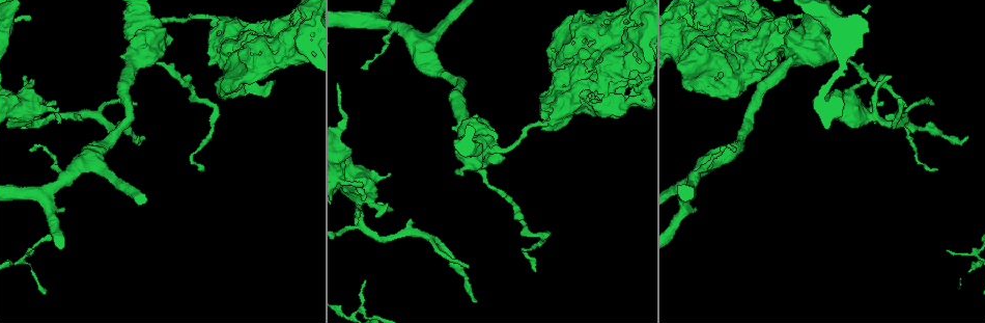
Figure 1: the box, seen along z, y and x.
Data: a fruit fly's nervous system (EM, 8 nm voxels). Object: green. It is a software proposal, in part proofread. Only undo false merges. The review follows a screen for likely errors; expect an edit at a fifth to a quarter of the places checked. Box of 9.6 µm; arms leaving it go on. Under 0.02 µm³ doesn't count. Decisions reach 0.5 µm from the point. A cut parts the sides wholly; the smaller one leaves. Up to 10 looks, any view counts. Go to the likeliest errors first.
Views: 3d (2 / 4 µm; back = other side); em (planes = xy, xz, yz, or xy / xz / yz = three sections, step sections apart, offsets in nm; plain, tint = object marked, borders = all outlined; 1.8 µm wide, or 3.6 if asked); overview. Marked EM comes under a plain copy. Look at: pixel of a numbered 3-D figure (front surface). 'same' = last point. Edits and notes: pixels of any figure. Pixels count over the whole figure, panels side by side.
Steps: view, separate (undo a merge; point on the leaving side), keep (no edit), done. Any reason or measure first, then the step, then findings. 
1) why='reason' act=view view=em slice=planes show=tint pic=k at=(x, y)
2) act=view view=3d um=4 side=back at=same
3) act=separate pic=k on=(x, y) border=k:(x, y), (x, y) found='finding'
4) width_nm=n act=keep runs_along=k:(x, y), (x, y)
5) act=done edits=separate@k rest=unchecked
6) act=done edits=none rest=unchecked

why='abrupt turn' act=view view=em um=3.6 slice=planes show=tint pic=1 at=(683, 48)

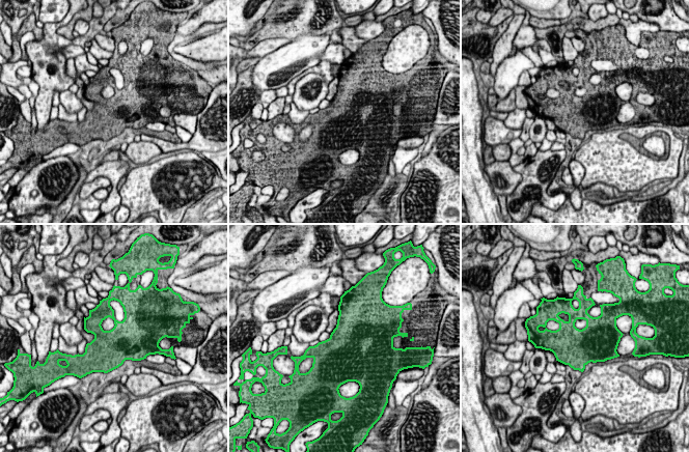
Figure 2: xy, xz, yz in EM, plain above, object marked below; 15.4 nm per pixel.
width_nm=600 act=keep found='all the same neuron'

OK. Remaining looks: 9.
why='closes a loop' act=view view=3d um=4 pic=1 at=(617, 74)

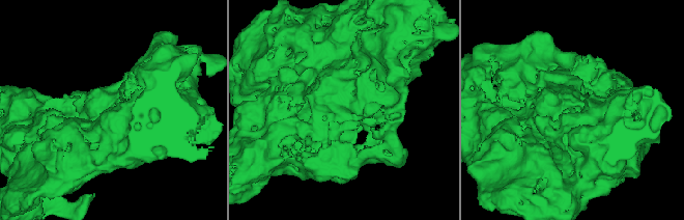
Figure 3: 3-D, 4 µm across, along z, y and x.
act=view view=em um=3.6 slice=planes show=tint pic=3 at=(341, 108)

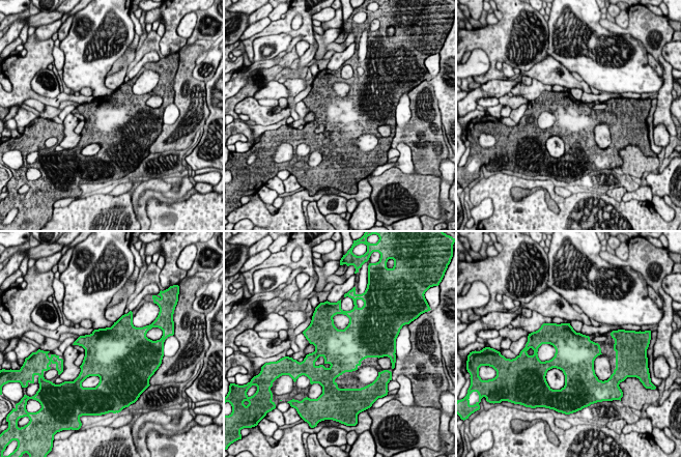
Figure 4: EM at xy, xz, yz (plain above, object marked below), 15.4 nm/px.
width_nm=600 act=keep found='continuous, no second neuron'

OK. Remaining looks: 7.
act=view view=3d um=4 pic=1 at=(720, 74)

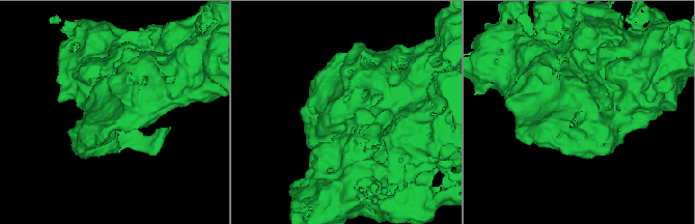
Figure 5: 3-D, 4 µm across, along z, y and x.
act=view view=em slice=planes show=borders pic=5 at=(581, 117)

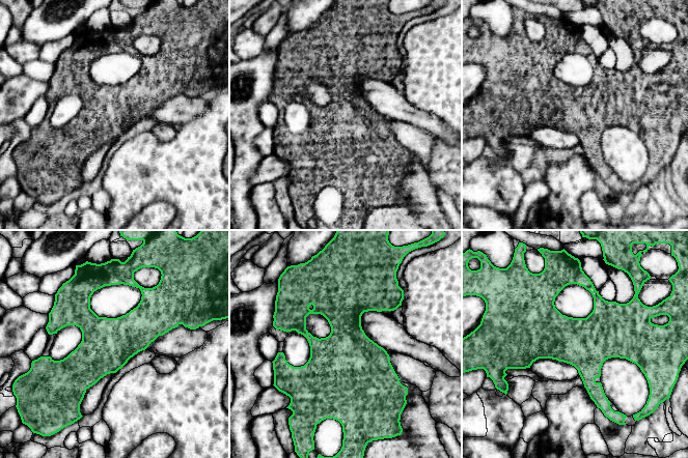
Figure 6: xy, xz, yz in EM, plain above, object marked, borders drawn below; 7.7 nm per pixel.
act=keep found='continuous, no second neuron'

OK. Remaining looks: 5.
why='calibre changes' act=view view=em slice=planes show=tint pic=1 at=(540, 123)

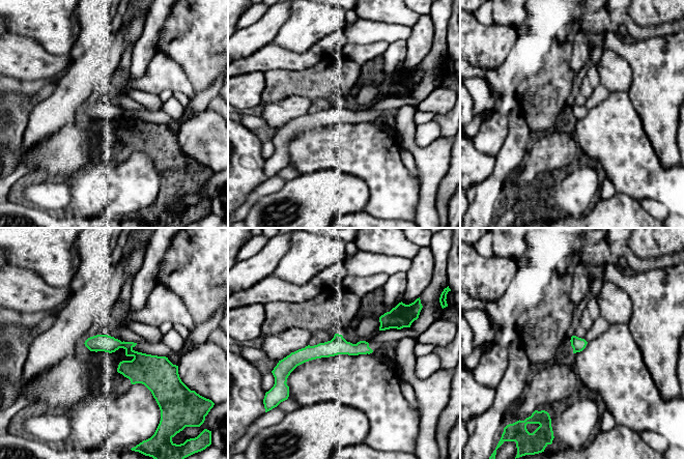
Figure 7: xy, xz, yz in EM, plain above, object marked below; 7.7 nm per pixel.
act=separate pic=7 on=(106, 343) border=7:(125, 349), (132, 350) found='two neurons meet here'

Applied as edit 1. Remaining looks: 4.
act=done edits=separate@7 rest=unchecked

